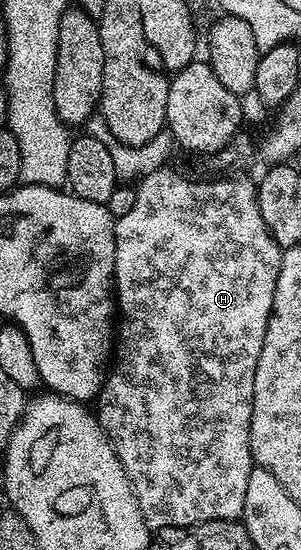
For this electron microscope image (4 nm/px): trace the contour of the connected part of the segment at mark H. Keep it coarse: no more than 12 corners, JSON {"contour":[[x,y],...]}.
{"contour":[[139,179],[94,413],[149,531],[239,519],[282,248]]}

